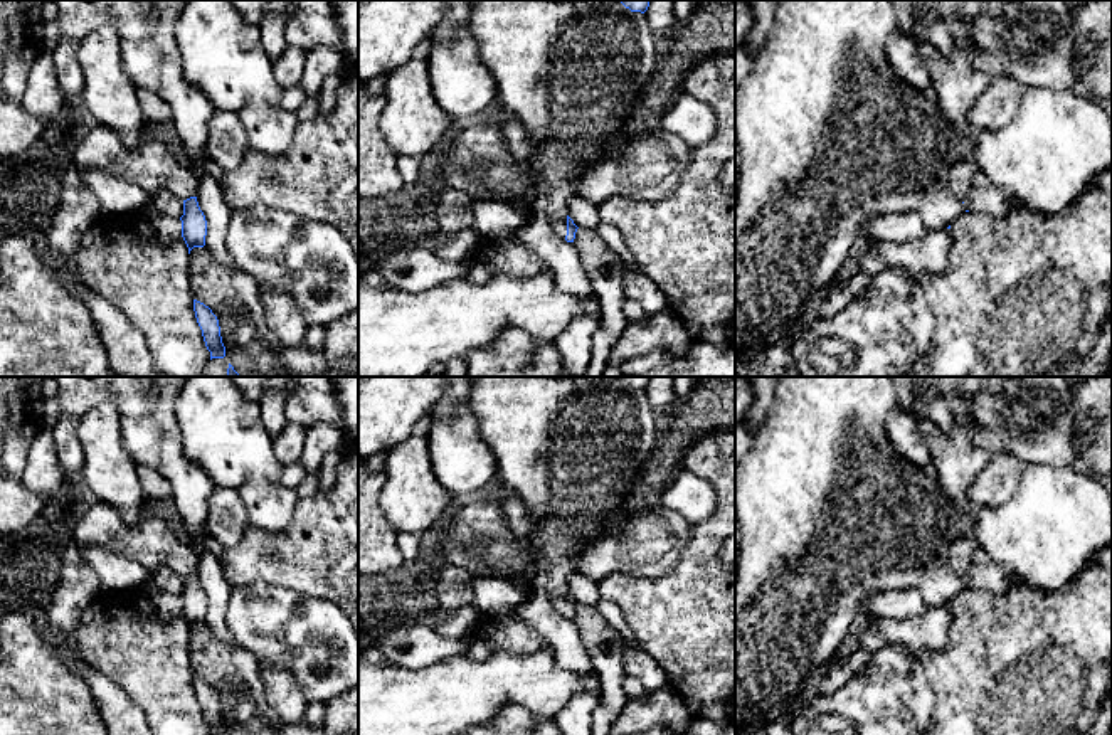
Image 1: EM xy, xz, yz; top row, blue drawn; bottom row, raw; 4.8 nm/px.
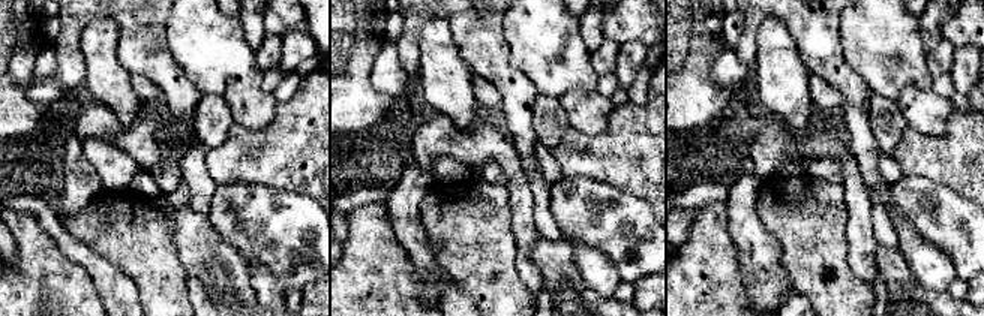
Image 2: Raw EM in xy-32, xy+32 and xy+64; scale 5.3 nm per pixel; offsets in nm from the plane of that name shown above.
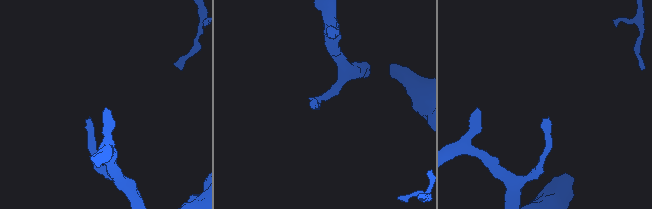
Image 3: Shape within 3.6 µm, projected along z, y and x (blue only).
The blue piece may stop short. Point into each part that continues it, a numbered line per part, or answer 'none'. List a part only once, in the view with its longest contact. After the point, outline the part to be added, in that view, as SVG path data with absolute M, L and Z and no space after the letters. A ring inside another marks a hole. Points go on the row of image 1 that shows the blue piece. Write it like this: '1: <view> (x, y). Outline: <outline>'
1: xz (559, 226). Outline: M562 217L562 219L557 219L553 224L552 224L552 229L555 232L555 235L559 239L564 239L565 241L565 235L567 235L567 217Z

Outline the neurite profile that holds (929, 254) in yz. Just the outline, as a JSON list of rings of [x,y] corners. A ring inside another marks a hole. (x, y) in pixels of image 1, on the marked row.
[[[947,227],[932,229],[924,237],[907,242],[871,242],[860,262],[860,271],[875,276],[890,266],[910,278],[942,274],[949,264],[952,237]]]

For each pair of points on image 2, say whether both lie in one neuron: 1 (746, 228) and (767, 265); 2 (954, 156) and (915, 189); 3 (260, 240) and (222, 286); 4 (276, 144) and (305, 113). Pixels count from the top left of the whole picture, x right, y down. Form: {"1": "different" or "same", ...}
{"1": "same", "2": "different", "3": "different", "4": "same"}

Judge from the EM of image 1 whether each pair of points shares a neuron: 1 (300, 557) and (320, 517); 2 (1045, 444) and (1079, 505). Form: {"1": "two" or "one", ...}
{"1": "one", "2": "two"}

